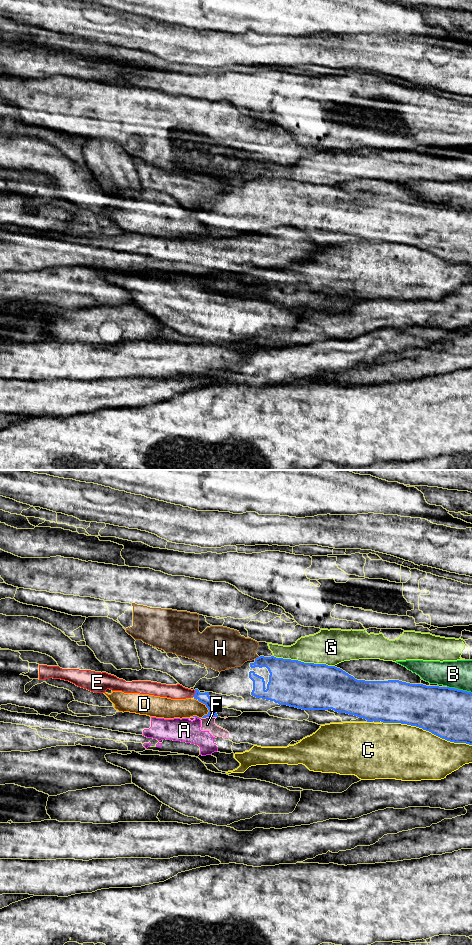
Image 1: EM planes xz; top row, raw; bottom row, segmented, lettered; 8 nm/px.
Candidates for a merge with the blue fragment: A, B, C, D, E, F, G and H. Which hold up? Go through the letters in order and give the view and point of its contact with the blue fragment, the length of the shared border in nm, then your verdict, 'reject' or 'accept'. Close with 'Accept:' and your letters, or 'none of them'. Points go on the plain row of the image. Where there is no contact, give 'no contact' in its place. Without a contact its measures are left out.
A: contact xz (198, 237); length 50 nm; reject
B: contact xz (459, 210); length 200 nm; reject
C: contact xz (427, 250); length 750 nm; reject
D: contact xz (206, 226); length 180 nm; reject
E: contact xz (195, 213); length 60 nm; reject
F: contact xz (208, 236); length 140 nm; reject
G: contact xz (303, 182); length 500 nm; reject
H: contact xz (256, 178); length 40 nm; reject
Accept: none of them

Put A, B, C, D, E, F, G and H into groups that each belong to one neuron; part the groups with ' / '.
A F / B / C / D E / G / H

